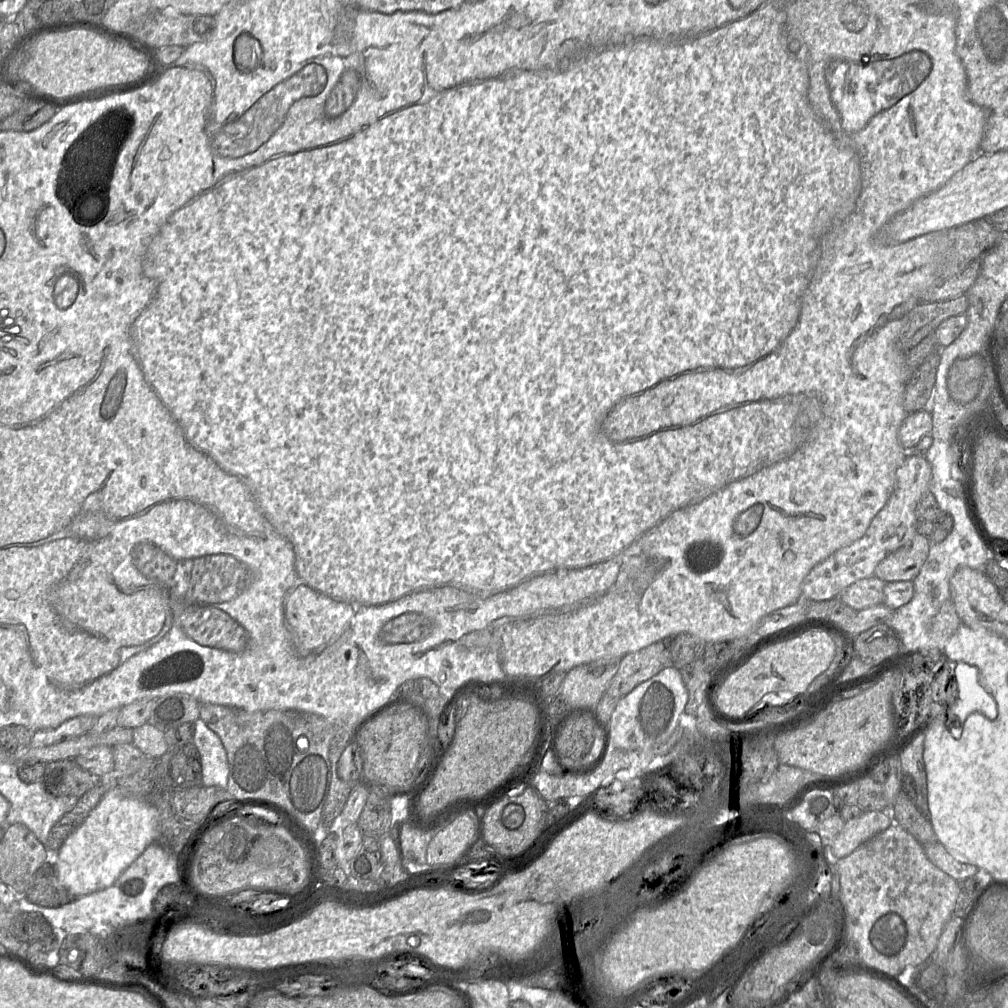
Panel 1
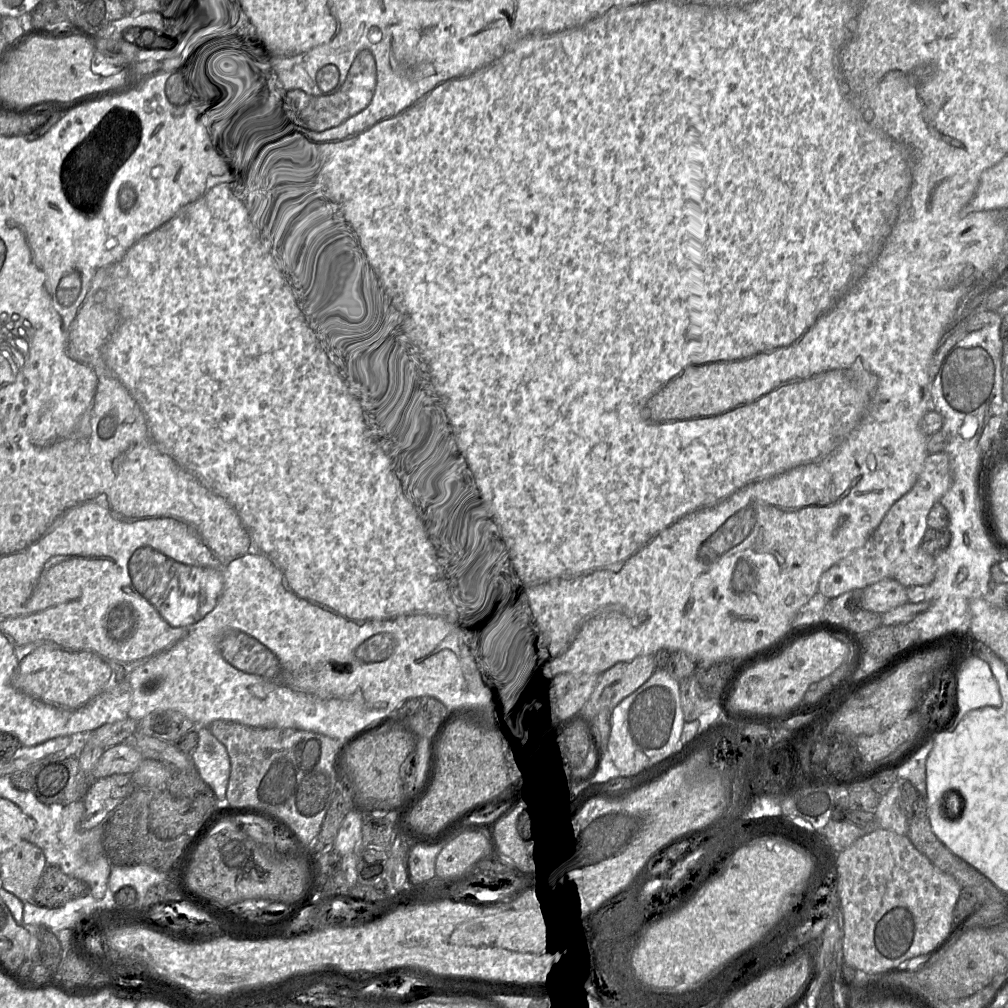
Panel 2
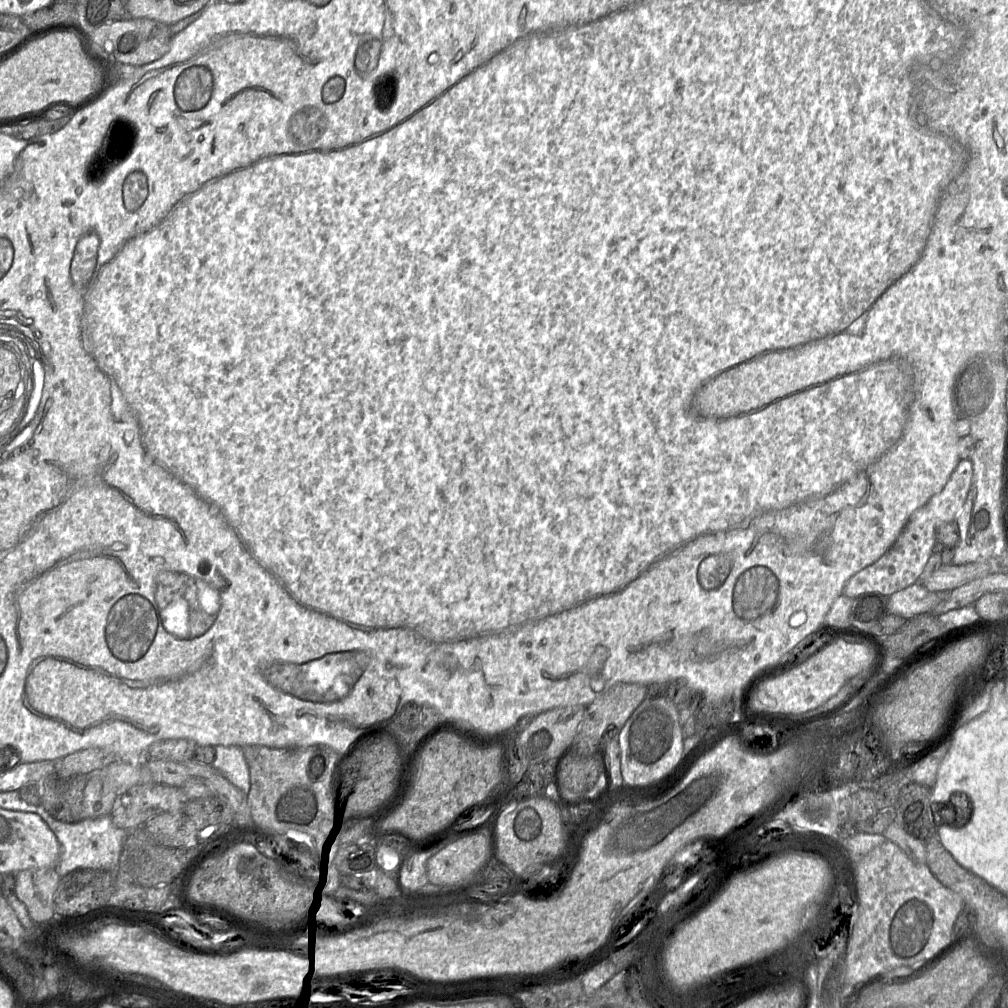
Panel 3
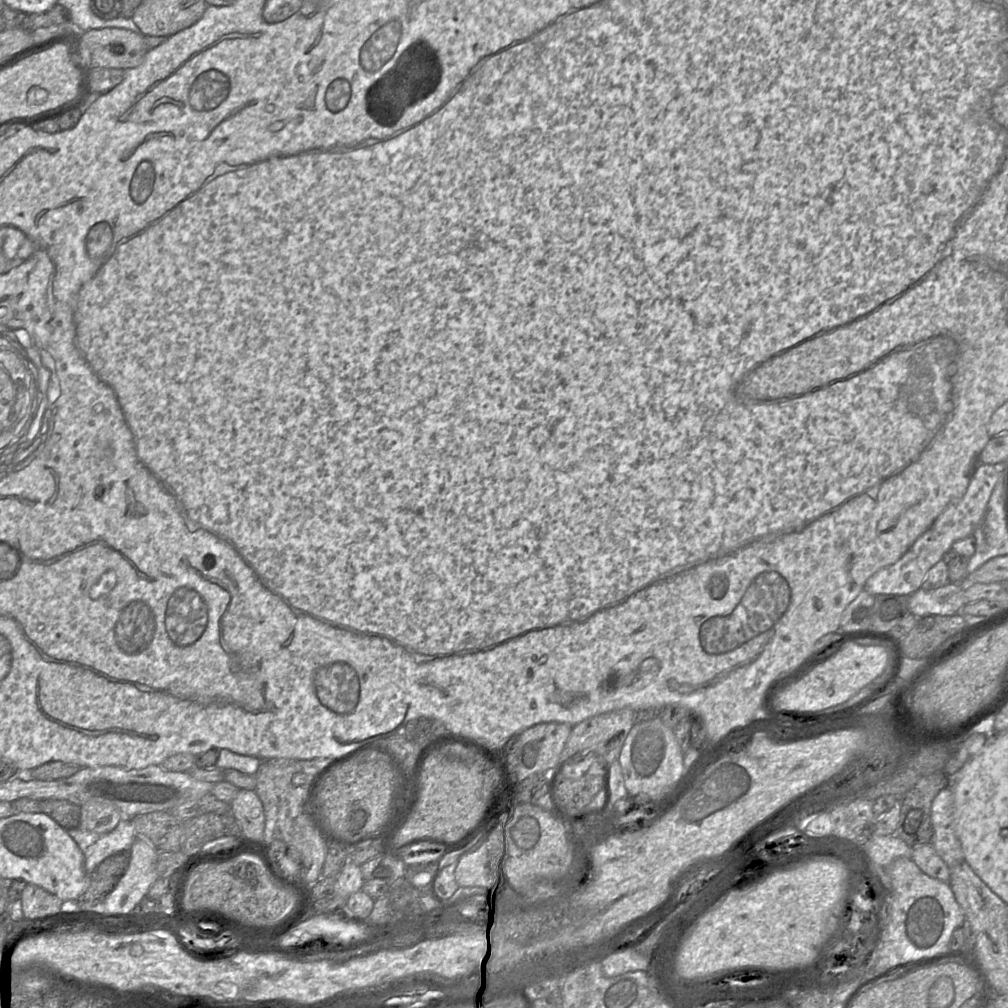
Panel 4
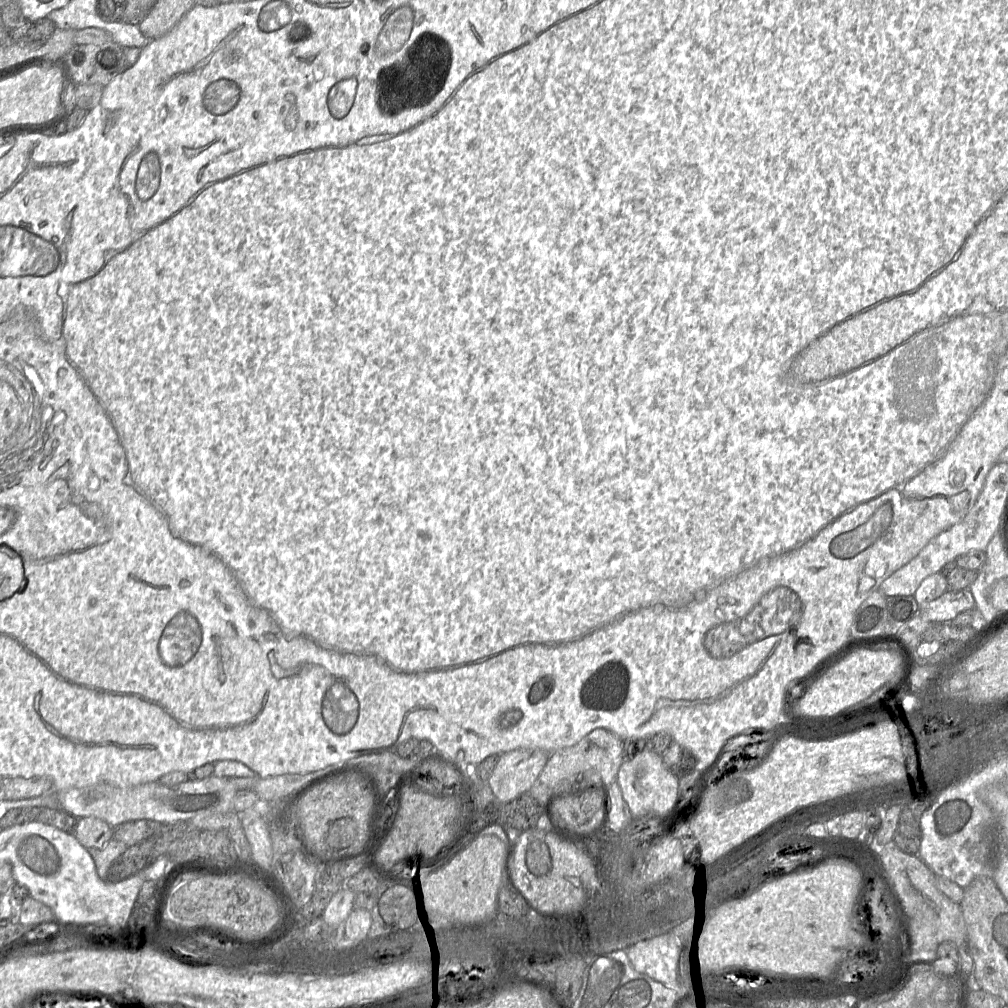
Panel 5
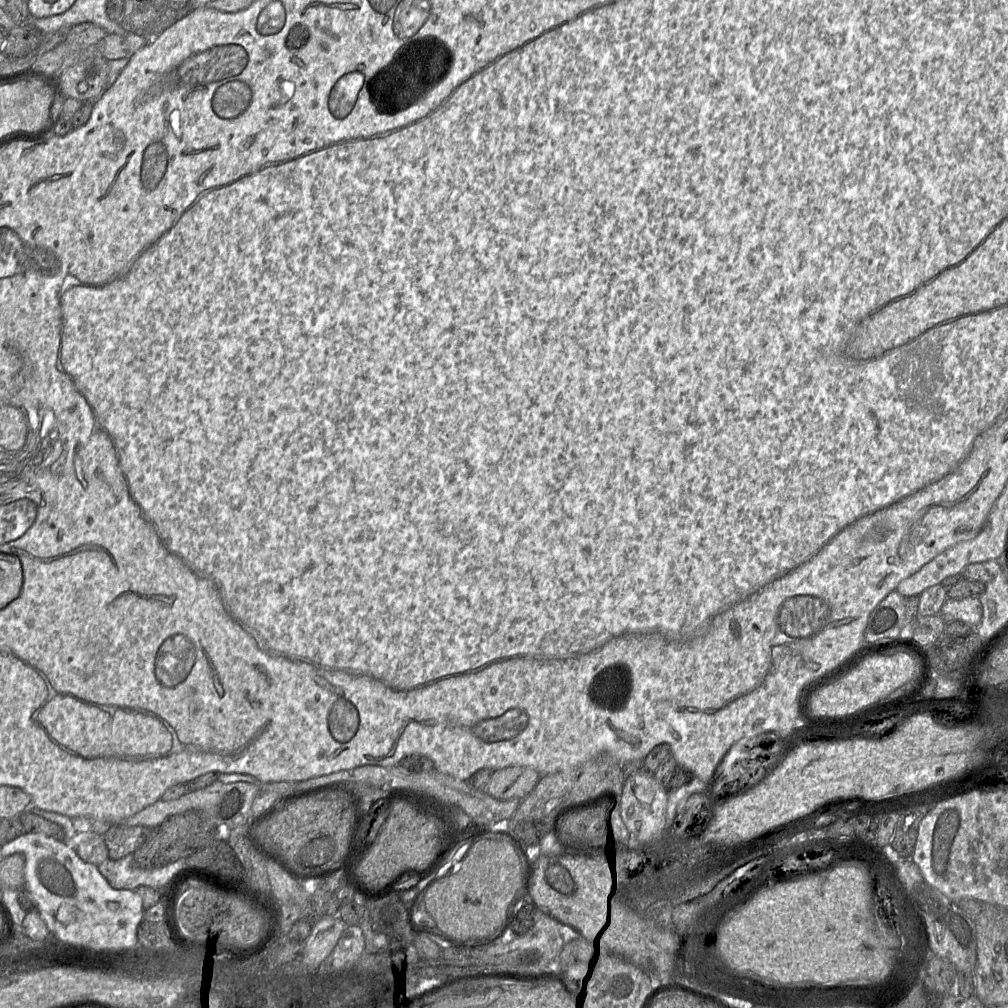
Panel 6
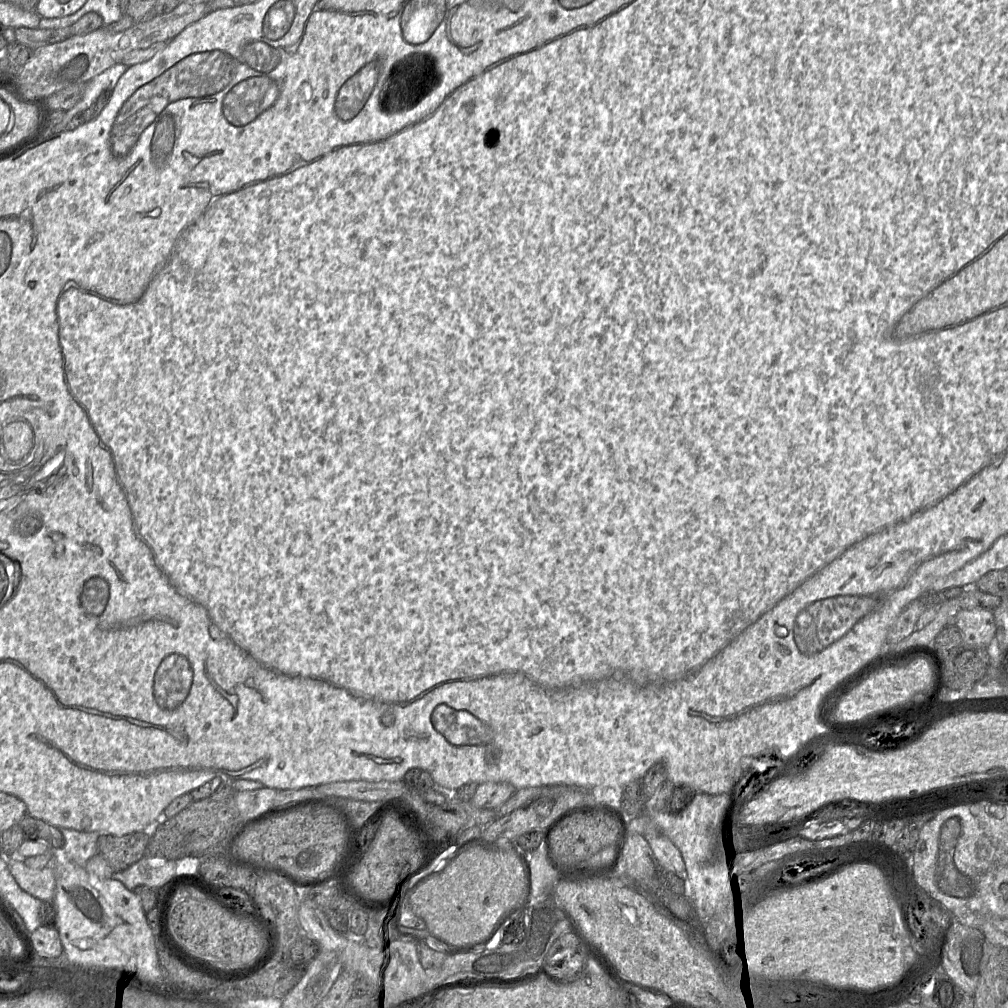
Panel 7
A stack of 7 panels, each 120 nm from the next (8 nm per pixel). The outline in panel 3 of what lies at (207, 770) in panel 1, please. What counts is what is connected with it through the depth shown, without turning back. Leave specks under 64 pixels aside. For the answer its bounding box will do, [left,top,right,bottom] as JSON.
[212,746,250,794]

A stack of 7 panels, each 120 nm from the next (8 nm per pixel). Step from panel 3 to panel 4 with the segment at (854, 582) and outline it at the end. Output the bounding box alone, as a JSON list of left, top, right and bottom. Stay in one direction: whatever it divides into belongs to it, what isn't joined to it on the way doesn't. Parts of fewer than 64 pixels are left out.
[864,464,999,595]

